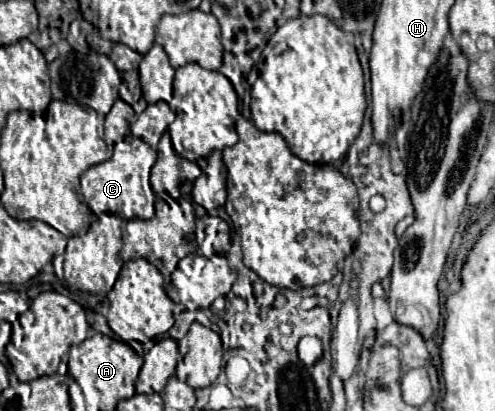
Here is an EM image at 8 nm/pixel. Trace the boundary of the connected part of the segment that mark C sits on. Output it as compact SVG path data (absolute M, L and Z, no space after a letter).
M128 135L115 145L113 157L89 167L80 179L80 191L87 207L95 213L113 213L121 219L151 219L155 216L156 195L150 184L150 173L157 159L156 151L147 143Z

